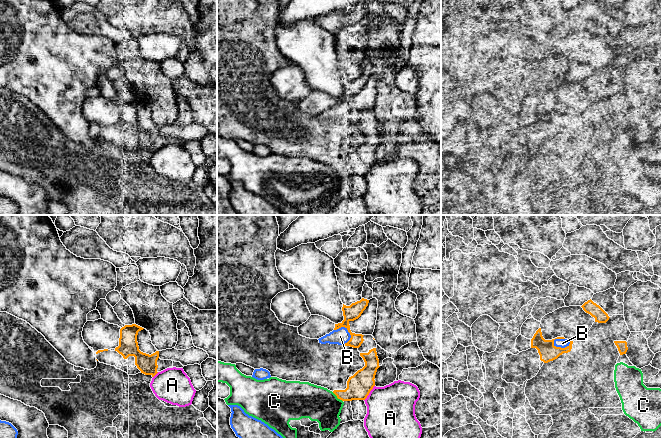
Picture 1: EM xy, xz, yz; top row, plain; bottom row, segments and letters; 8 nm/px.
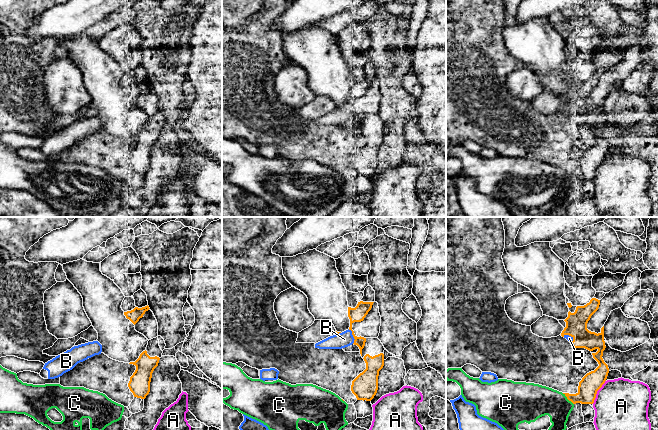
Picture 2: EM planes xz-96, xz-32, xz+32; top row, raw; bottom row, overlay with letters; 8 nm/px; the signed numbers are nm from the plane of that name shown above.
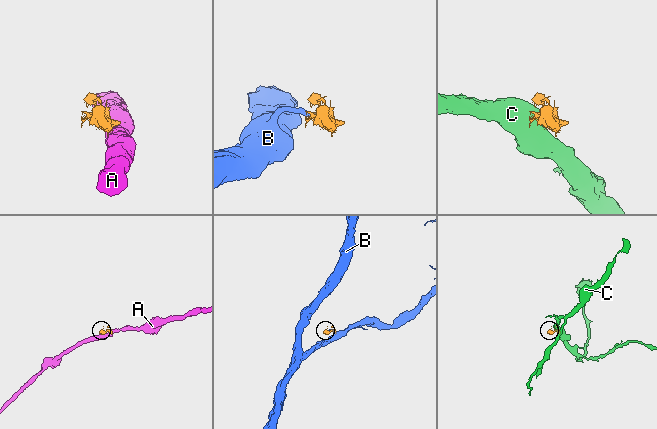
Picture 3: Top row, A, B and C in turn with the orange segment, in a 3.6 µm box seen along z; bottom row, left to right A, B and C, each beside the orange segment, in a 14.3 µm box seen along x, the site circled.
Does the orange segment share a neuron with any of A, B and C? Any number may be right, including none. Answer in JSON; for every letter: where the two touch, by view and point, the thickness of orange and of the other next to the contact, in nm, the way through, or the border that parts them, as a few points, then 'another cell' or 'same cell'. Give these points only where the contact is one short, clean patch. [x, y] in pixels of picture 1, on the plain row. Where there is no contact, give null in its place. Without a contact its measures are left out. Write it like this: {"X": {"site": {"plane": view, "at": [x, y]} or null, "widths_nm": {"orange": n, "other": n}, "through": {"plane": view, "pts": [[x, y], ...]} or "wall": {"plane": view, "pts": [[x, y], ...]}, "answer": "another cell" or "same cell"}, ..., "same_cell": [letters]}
{"A": {"site": {"plane": "xz", "at": [369, 168]}, "widths_nm": {"orange": 200, "other": 380}, "answer": "another cell"}, "B": {"site": {"plane": "yz", "at": [562, 124]}, "widths_nm": {"orange": 150, "other": 70}, "answer": "another cell"}, "C": {"site": {"plane": "xz", "at": [337, 173]}, "widths_nm": {"orange": 200, "other": 280}, "answer": "another cell"}, "same_cell": []}

